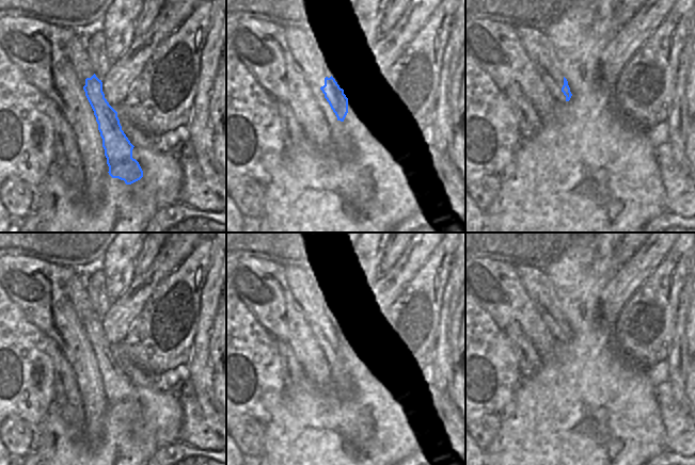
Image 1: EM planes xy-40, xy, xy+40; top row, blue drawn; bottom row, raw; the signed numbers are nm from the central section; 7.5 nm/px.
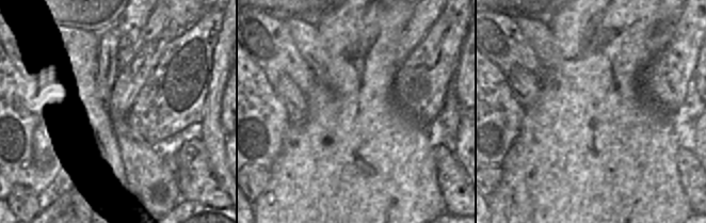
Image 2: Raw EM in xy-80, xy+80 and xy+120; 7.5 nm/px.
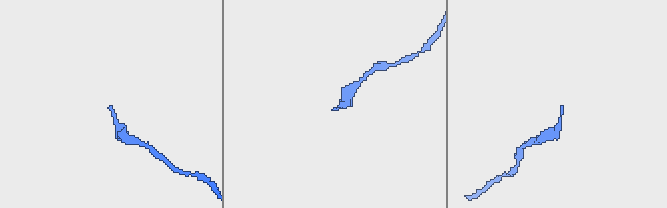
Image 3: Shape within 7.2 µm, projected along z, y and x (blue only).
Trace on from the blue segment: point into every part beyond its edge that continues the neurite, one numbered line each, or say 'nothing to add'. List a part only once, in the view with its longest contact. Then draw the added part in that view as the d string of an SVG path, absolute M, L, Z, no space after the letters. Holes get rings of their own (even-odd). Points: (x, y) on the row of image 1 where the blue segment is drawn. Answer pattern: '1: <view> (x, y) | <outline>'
1: xy (307, 50) | M284 27L286 43L293 60L301 70L315 97L325 97L320 90L325 78L331 77L329 64L325 58L325 45L318 31L304 31L296 27Z

